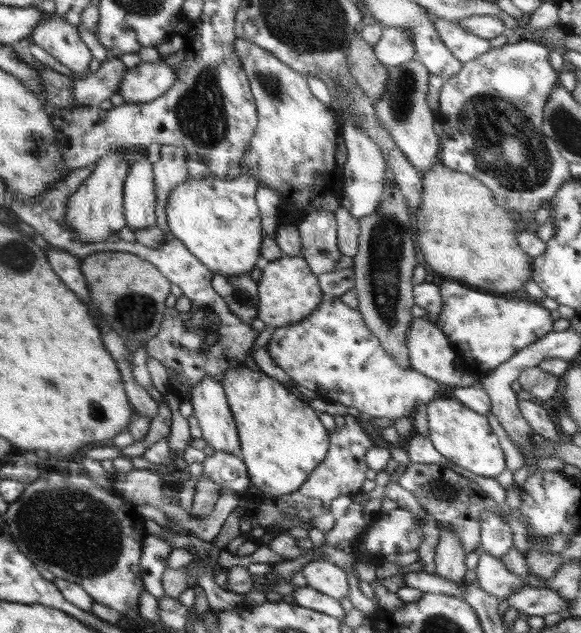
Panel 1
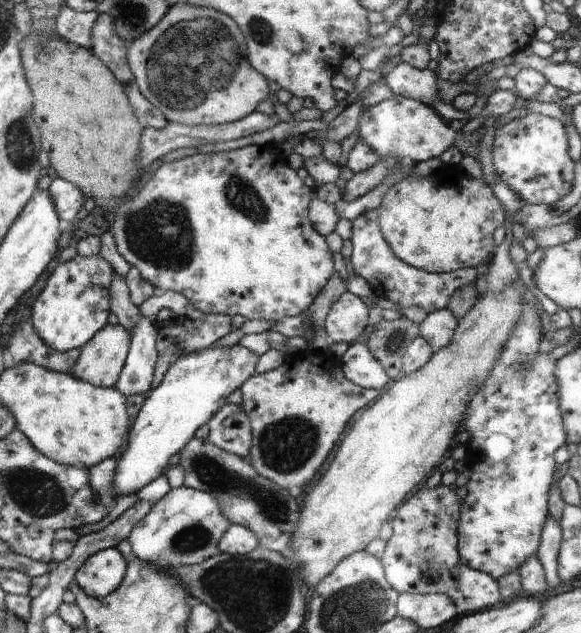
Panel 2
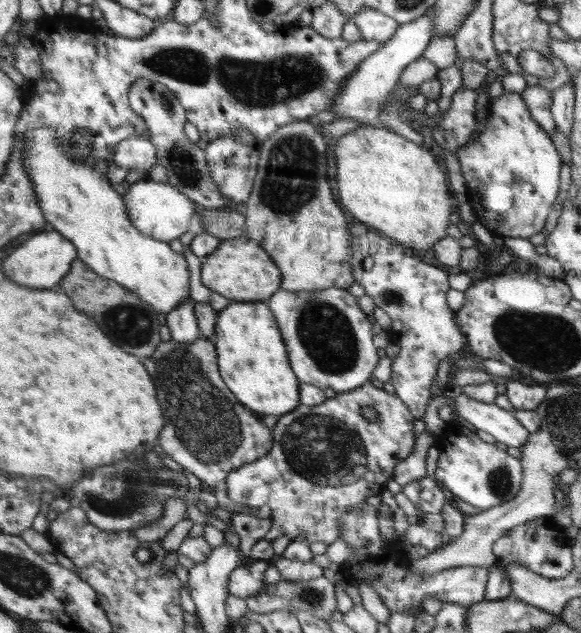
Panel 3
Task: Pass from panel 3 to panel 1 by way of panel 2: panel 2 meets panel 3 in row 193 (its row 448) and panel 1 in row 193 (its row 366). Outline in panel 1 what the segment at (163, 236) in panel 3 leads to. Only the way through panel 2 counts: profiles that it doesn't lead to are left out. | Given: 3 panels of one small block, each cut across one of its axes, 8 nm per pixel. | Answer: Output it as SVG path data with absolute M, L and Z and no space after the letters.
M189 175L171 190L166 205L169 231L214 275L250 274L254 266L263 264L259 253L263 230L255 201L259 181L252 175L231 179Z

